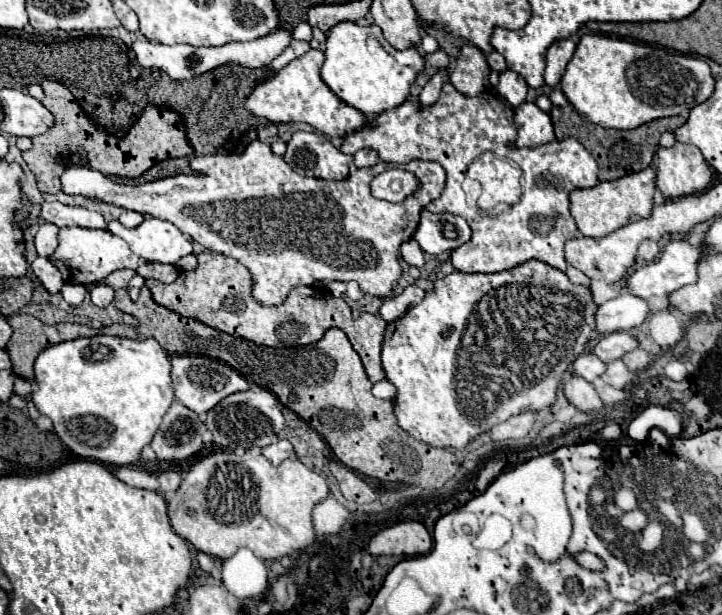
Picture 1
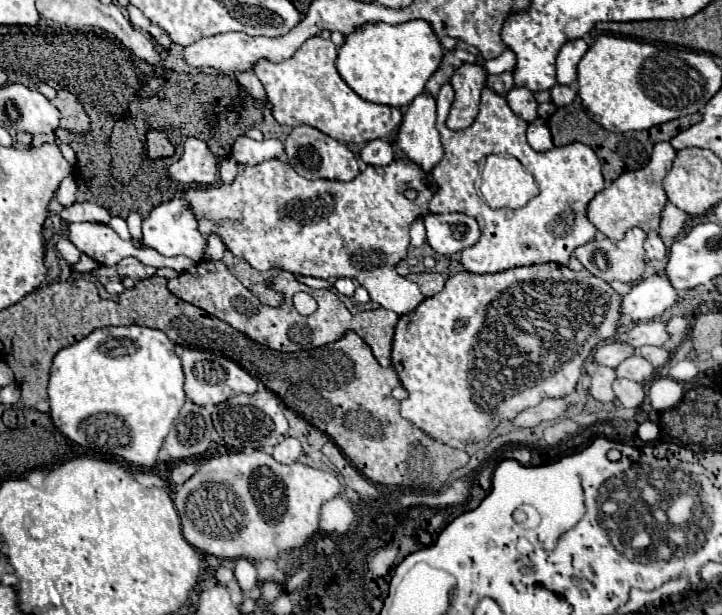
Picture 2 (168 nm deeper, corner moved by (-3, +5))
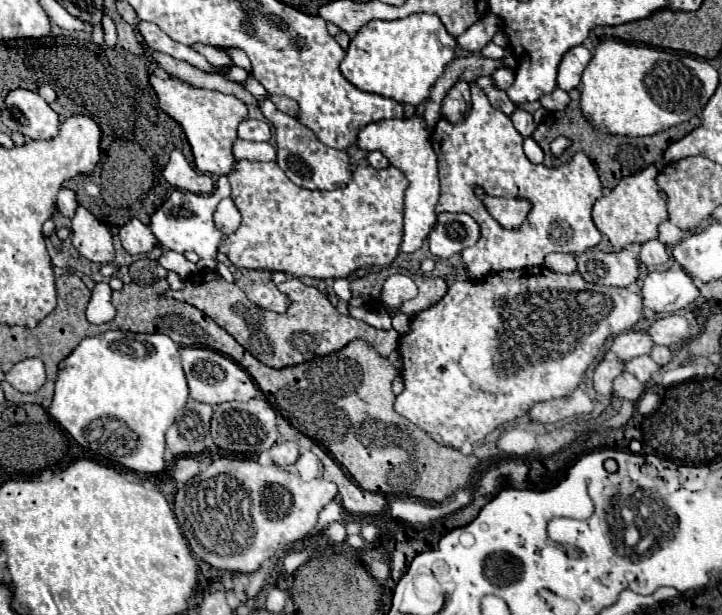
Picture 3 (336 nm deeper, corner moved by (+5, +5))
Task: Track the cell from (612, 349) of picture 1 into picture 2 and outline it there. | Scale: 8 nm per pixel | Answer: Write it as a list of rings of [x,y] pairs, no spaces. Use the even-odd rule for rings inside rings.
[[[650,320],[650,322],[638,322],[624,334],[624,344],[640,348],[644,344],[650,346],[662,346],[668,340],[668,332],[664,330],[664,320]]]

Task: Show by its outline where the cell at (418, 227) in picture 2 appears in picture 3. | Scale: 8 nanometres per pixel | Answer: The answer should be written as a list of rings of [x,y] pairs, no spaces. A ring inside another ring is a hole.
[[[410,116],[404,120],[382,120],[364,126],[358,130],[356,146],[360,150],[382,152],[392,166],[402,170],[410,182],[406,190],[406,208],[404,208],[404,240],[400,244],[400,250],[404,254],[412,254],[422,248],[422,242],[426,240],[428,232],[436,224],[436,202],[438,202],[438,172],[436,172],[436,154],[430,146],[430,134],[424,128],[424,118]]]

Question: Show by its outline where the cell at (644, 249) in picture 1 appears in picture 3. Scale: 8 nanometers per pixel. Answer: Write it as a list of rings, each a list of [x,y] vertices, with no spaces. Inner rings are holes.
[[[648,240],[640,246],[640,252],[638,252],[640,260],[646,264],[646,266],[658,266],[658,264],[664,264],[668,262],[668,250],[666,246],[660,242],[660,240]]]

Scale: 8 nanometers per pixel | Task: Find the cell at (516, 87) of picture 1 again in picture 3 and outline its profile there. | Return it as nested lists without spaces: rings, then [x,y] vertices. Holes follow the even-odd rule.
[[[516,110],[510,120],[512,120],[514,128],[516,128],[522,136],[532,136],[532,132],[536,130],[536,122],[534,122],[532,114],[528,114],[528,112],[524,112],[524,110]]]

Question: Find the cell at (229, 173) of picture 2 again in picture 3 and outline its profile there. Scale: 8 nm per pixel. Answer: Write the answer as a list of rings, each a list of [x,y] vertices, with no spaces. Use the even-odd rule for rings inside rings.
[[[222,176],[218,180],[218,190],[214,194],[192,194],[192,192],[184,192],[184,190],[174,190],[170,194],[170,198],[164,202],[164,206],[152,216],[152,222],[150,222],[150,228],[152,228],[154,236],[160,240],[160,244],[174,252],[192,250],[198,256],[202,256],[202,262],[206,262],[206,268],[216,266],[216,256],[218,256],[218,248],[224,240],[224,234],[214,224],[214,210],[218,206],[218,198],[230,196],[230,184],[228,184],[226,176]]]

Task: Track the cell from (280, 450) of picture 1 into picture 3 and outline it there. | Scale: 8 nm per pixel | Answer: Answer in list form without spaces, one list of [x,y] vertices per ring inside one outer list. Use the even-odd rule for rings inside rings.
[[[280,442],[280,444],[274,444],[274,446],[270,448],[270,454],[272,454],[276,466],[280,466],[280,468],[292,466],[292,464],[298,460],[298,456],[300,456],[298,446],[296,446],[294,442]]]

